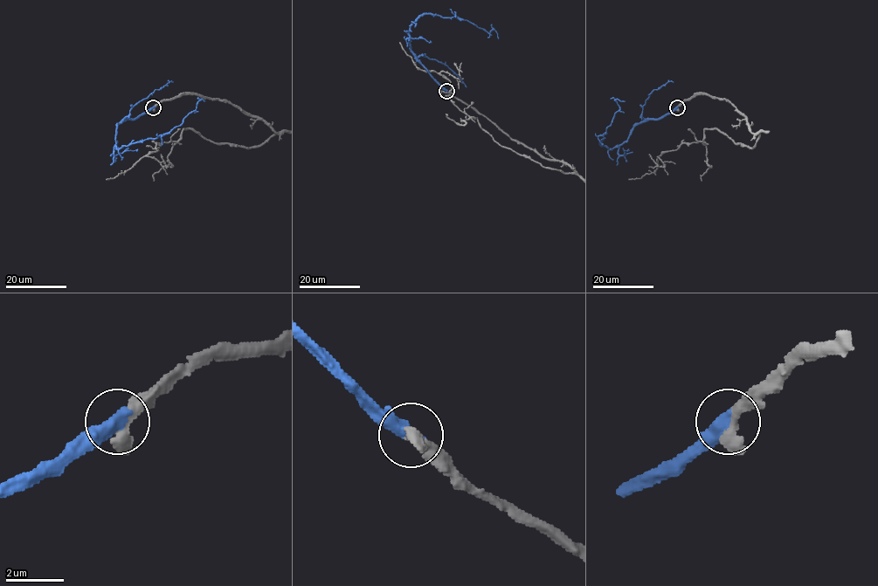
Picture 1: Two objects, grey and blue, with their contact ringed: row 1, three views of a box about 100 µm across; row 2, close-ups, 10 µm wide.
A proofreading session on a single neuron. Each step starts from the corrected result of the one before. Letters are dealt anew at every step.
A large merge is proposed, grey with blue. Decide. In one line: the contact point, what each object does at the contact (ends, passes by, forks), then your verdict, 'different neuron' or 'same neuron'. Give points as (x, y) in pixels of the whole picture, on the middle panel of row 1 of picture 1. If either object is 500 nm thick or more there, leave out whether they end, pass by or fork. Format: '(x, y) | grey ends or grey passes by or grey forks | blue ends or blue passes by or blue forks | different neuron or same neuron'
(446, 91) | same neuron

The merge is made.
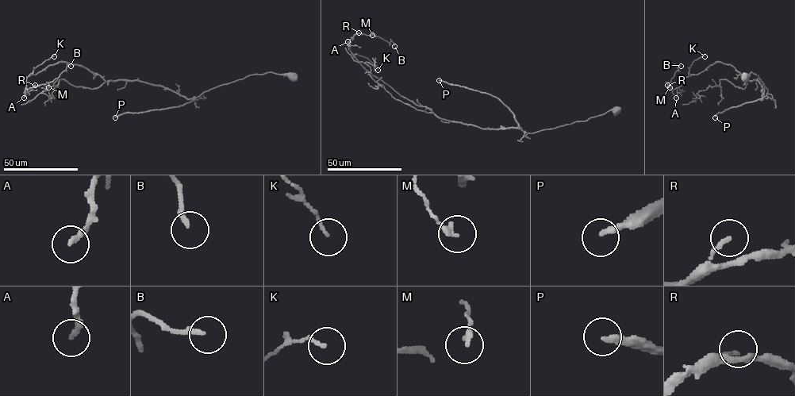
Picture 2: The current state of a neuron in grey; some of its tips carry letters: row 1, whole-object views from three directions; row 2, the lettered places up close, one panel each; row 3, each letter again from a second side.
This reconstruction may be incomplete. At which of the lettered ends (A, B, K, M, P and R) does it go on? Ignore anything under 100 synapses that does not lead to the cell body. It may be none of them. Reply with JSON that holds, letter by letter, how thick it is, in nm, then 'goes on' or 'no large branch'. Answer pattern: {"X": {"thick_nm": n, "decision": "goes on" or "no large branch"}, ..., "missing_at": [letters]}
{"A": {"thick_nm": 200, "decision": "no large branch"}, "B": {"thick_nm": 200, "decision": "no large branch"}, "K": {"thick_nm": 110, "decision": "no large branch"}, "M": {"thick_nm": 180, "decision": "no large branch"}, "P": {"thick_nm": 240, "decision": "goes on"}, "R": {"thick_nm": 160, "decision": "no large branch"}, "missing_at": ["P"]}

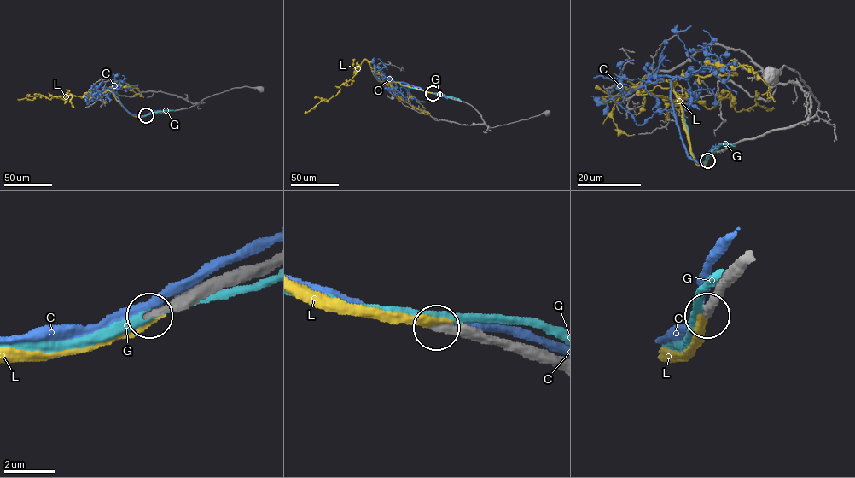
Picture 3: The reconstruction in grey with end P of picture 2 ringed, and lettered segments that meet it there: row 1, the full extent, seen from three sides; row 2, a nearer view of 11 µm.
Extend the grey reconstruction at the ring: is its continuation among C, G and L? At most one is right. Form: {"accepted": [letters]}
{"accepted": ["L"]}

